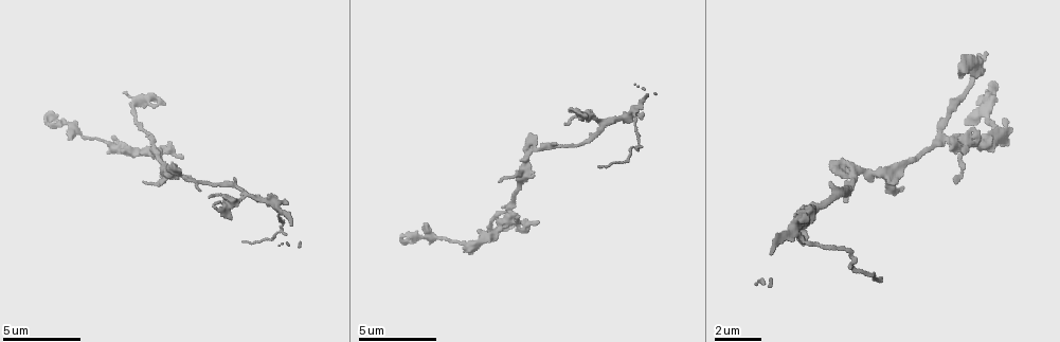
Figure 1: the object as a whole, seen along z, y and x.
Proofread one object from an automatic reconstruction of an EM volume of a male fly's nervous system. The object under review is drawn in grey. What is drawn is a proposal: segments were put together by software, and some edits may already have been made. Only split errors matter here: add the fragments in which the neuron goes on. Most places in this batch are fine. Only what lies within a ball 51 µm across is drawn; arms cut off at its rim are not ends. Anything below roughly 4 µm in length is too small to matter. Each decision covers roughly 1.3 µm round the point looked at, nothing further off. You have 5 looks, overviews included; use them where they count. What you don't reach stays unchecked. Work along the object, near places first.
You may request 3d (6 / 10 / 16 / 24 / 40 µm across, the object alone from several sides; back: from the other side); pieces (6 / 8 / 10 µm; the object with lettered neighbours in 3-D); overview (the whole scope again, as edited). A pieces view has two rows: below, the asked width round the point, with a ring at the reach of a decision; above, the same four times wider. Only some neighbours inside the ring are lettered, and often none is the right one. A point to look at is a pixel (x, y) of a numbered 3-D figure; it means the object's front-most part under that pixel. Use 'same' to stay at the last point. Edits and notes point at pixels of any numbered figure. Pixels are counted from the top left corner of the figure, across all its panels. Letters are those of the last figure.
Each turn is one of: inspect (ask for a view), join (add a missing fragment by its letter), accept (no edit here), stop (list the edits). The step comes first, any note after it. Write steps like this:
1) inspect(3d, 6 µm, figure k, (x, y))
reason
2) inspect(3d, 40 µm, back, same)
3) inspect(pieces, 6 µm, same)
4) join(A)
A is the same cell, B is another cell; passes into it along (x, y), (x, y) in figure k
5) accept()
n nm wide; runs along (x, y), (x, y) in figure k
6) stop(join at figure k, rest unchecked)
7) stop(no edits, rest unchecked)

inspect(pieces, 8 µm, figure 1, (964, 69))
branch stops here

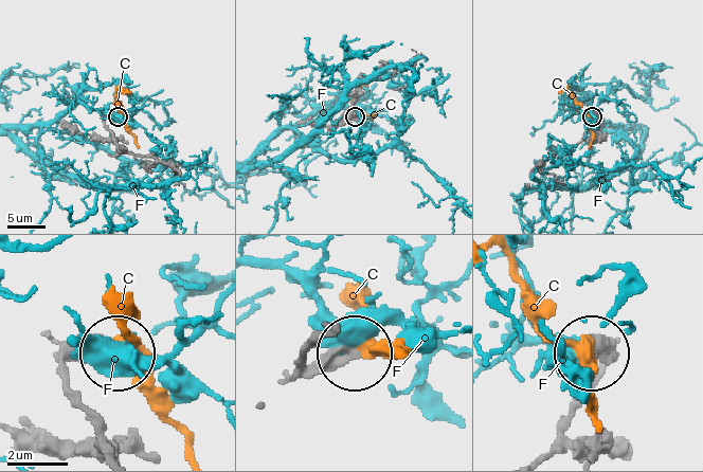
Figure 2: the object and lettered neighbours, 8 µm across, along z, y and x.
accept()
C and F are other cells; runs along (541, 454), (599, 370), (602, 347), (597, 352) in figure 2; none of them fits

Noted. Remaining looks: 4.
inspect(pieces, 10 µm, figure 1, (402, 240))

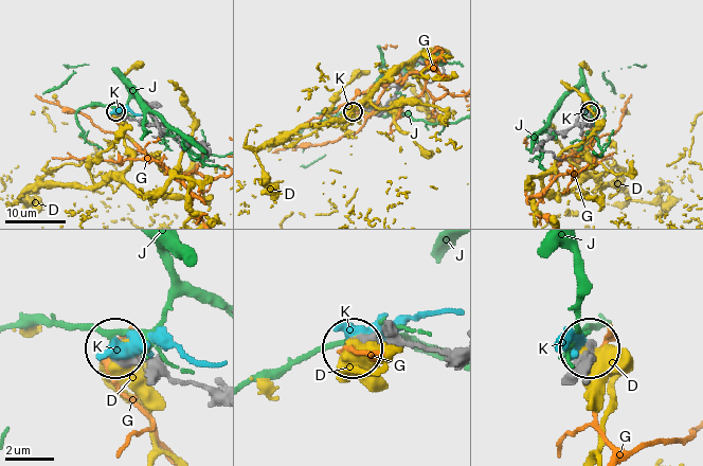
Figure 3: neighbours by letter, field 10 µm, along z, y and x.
accept()
D, G, J and K are other cells; none of them fits

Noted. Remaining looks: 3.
inspect(pieces, 10 µm, figure 1, (500, 177))
tapers out

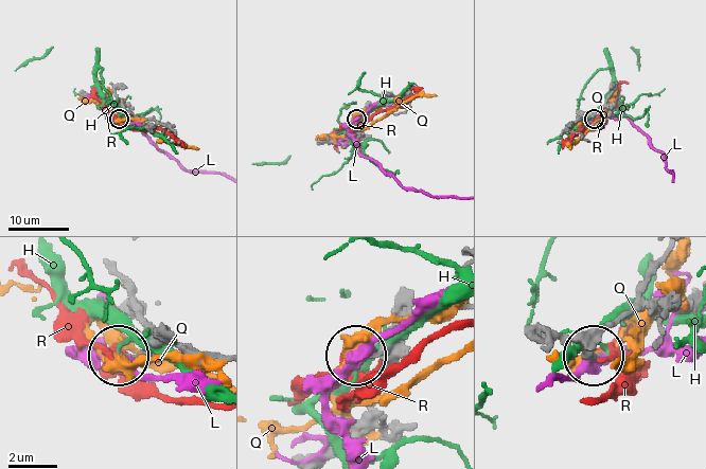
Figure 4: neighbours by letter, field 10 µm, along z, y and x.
accept()
H, L, Q and R are other cells; no lettered fragment goes on from it

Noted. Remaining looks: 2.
stop(no edits, rest unchecked)

